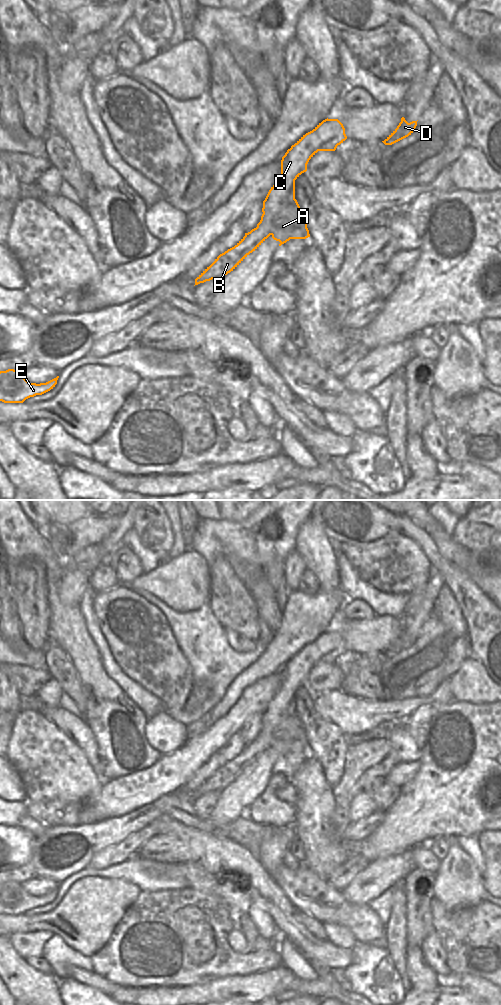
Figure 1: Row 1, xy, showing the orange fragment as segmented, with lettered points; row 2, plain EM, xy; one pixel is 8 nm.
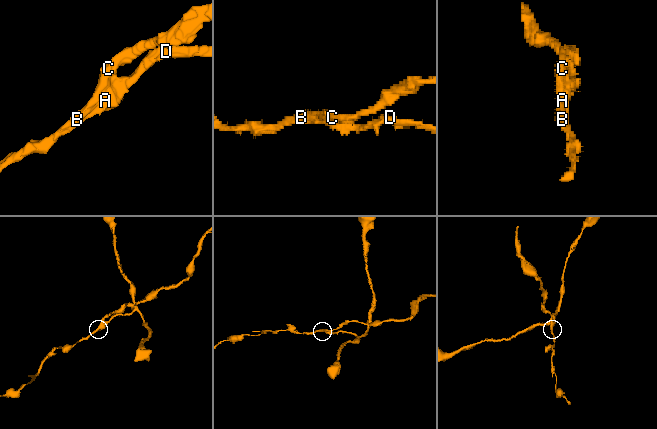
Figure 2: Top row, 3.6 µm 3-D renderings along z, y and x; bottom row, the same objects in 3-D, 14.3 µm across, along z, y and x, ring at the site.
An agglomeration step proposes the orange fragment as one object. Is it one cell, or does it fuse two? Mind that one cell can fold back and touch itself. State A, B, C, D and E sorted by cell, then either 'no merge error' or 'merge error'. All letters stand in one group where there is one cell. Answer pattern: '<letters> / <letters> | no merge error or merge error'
A B D E / C | merge error

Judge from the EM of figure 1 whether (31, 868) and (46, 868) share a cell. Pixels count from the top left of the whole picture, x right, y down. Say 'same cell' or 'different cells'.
same cell

